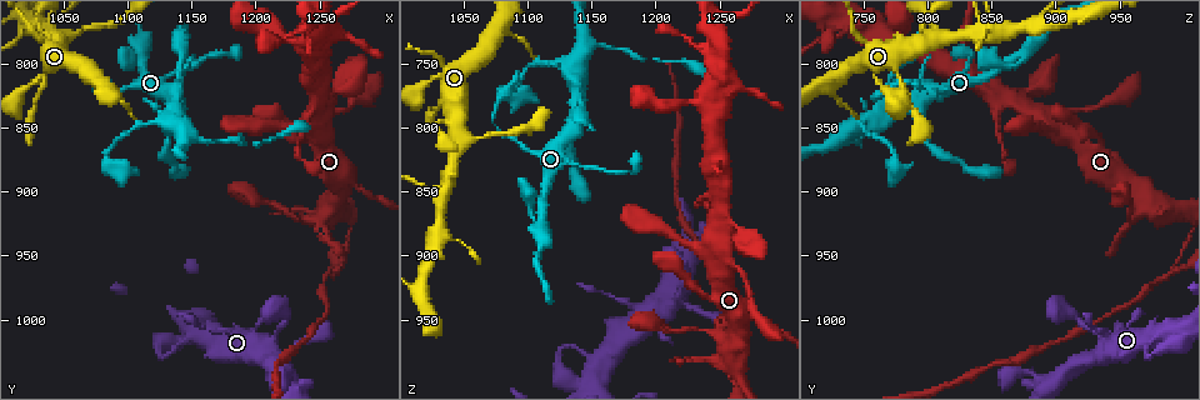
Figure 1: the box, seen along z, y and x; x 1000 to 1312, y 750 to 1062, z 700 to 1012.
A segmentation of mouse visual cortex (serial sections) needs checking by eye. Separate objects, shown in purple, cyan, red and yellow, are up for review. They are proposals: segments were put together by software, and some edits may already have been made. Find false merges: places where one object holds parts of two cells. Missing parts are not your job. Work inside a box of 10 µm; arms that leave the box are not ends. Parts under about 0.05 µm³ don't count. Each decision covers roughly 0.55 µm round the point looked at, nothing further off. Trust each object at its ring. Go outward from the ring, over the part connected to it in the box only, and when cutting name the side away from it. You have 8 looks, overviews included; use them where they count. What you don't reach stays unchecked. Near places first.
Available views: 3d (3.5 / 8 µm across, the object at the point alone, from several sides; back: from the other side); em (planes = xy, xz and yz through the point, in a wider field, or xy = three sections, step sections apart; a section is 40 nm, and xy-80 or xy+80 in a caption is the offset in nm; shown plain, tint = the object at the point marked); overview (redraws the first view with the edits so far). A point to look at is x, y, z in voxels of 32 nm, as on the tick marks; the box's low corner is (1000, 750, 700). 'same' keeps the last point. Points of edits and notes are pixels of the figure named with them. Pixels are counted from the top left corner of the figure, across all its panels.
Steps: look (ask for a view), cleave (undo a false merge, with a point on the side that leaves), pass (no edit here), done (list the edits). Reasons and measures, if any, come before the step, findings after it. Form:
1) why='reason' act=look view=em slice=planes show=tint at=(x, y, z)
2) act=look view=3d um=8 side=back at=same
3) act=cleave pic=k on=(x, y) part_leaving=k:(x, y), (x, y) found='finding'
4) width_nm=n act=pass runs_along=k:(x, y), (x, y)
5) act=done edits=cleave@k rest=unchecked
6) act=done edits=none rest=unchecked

why='a fork' act=look view=3d um=8 side=back at=(1262, 964, 990)

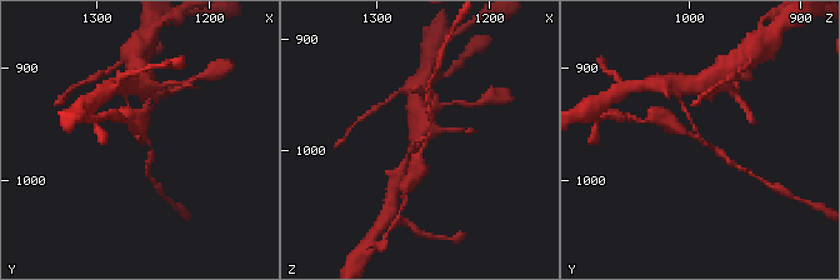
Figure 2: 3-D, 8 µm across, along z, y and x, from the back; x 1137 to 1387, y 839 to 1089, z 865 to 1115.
arms=3 arm_widths_nm=150,150,300 act=look view=em slice=xy step=3 show=tint at=same

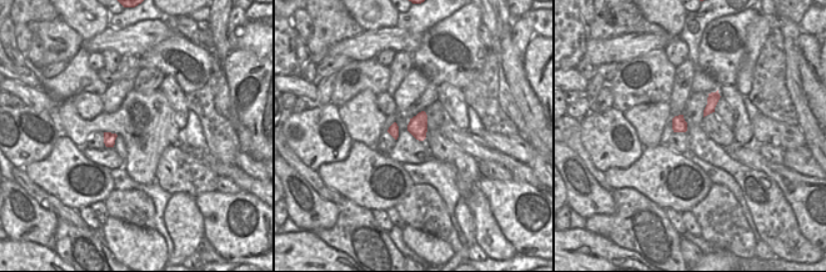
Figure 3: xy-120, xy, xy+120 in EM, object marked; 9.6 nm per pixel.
width_nm=190 act=pass runs_along=2:(684, 109), (701, 141), (724, 156) found='all the same cell'

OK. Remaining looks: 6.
why='three arms meet' act=look view=3d um=3.5 at=(1126, 846, 750)

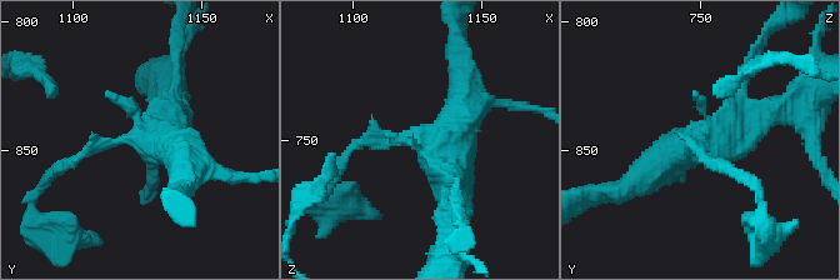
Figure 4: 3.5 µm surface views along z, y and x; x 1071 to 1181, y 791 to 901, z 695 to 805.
act=look view=em slice=planes show=tint at=(1128, 845, 749)

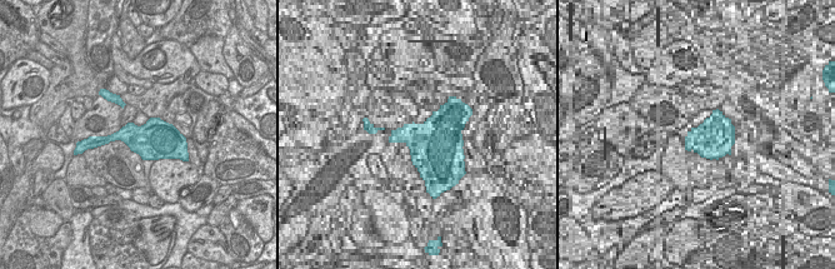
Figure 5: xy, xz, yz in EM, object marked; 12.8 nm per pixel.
act=pass runs_along=4:(778, 110), (646, 173) found='continuous, no second cell'

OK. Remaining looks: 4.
why='small branch off a trunk' act=look view=3d um=8 at=(1034, 776, 852)

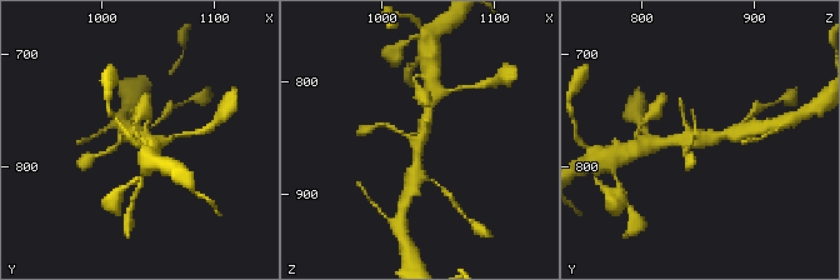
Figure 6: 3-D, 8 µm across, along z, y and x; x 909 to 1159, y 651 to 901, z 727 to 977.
act=look view=em slice=xy step=1 show=tint at=same

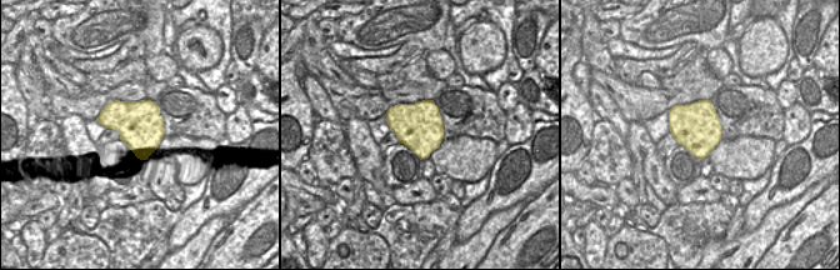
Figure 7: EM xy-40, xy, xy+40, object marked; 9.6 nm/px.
act=pass runs_along=6:(429, 108), (414, 174) found='continuous, no second cell'

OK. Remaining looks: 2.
act=done edits=none rest=unchecked

